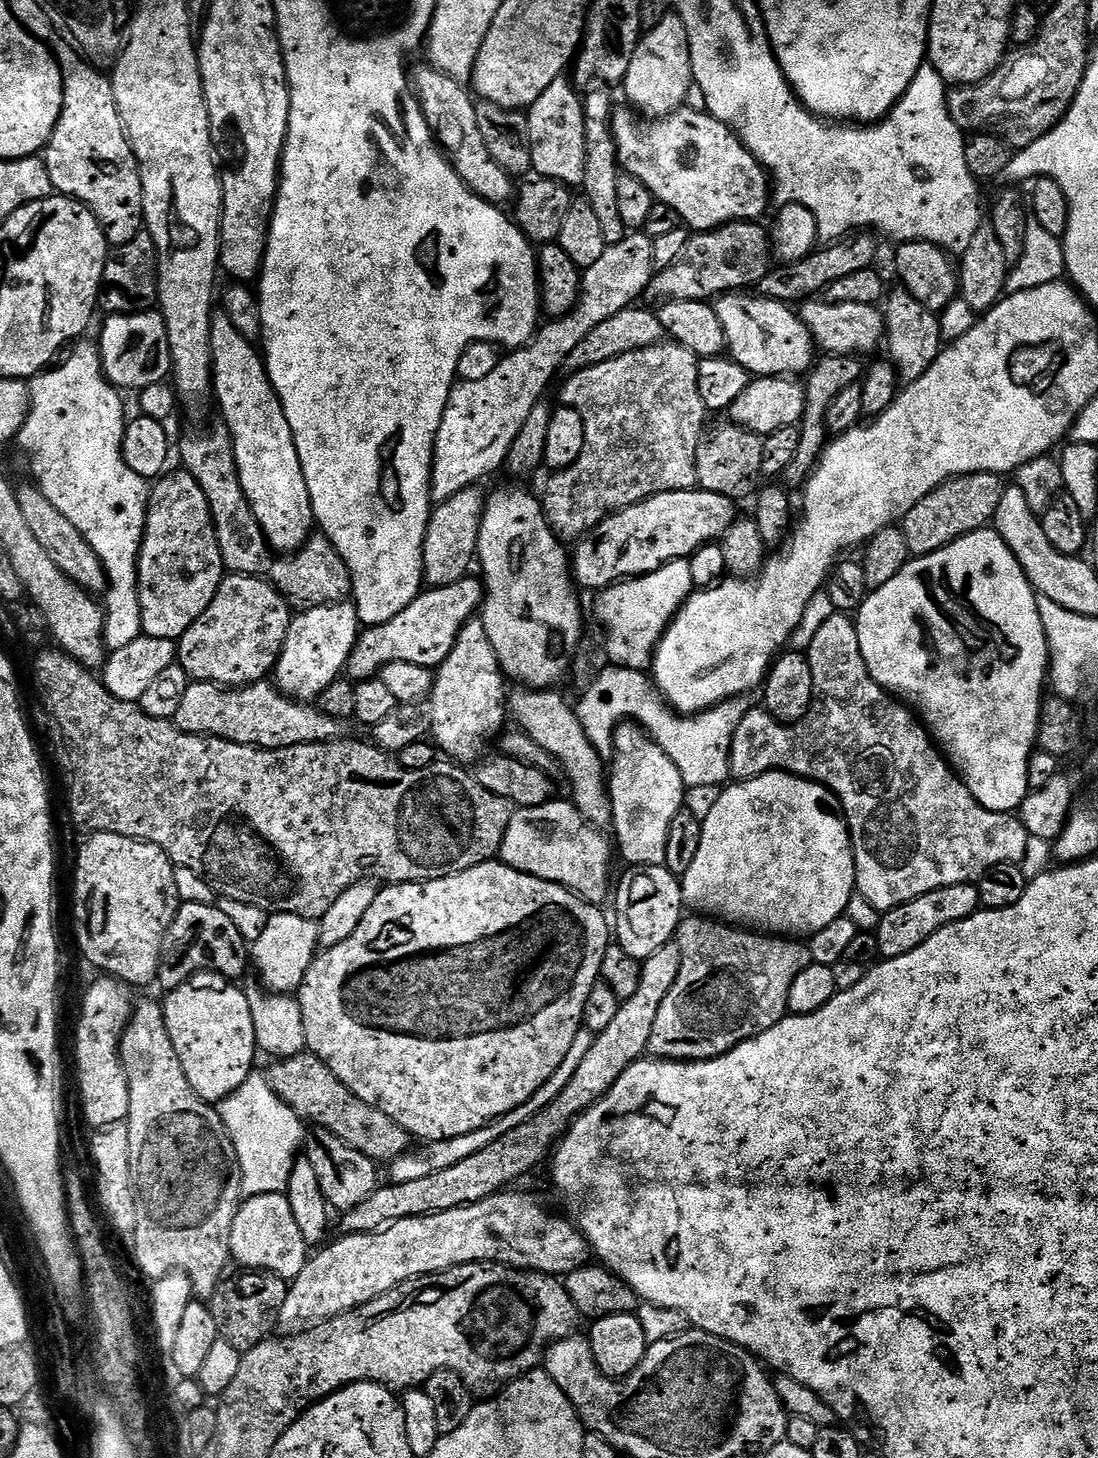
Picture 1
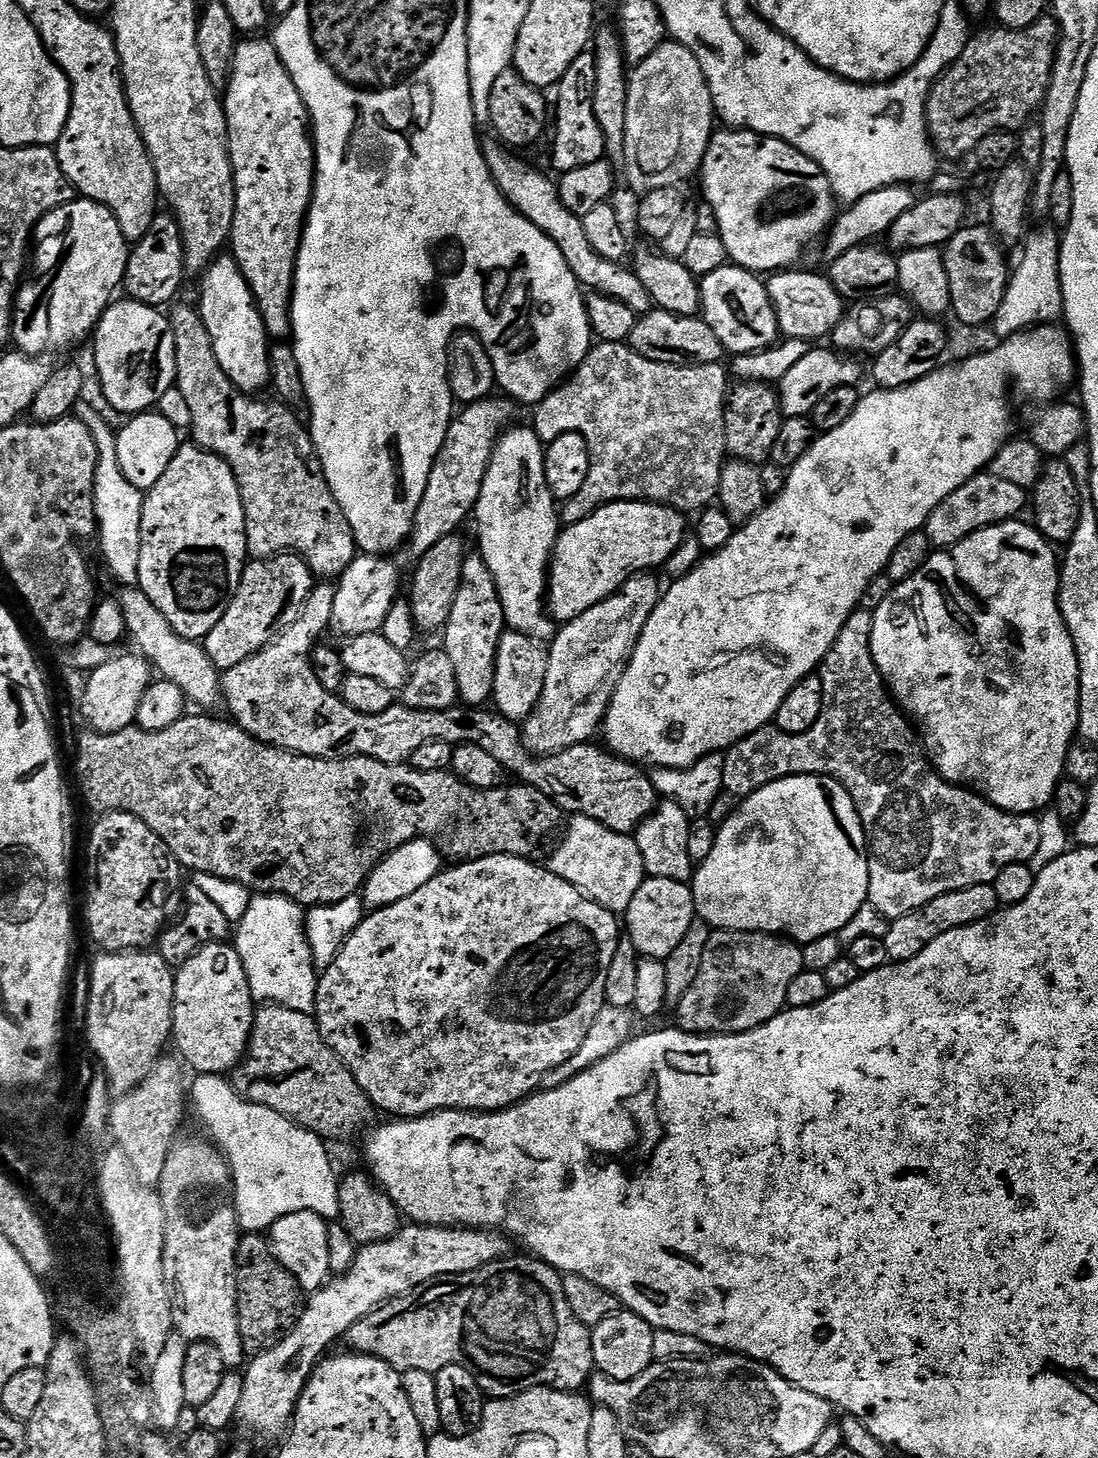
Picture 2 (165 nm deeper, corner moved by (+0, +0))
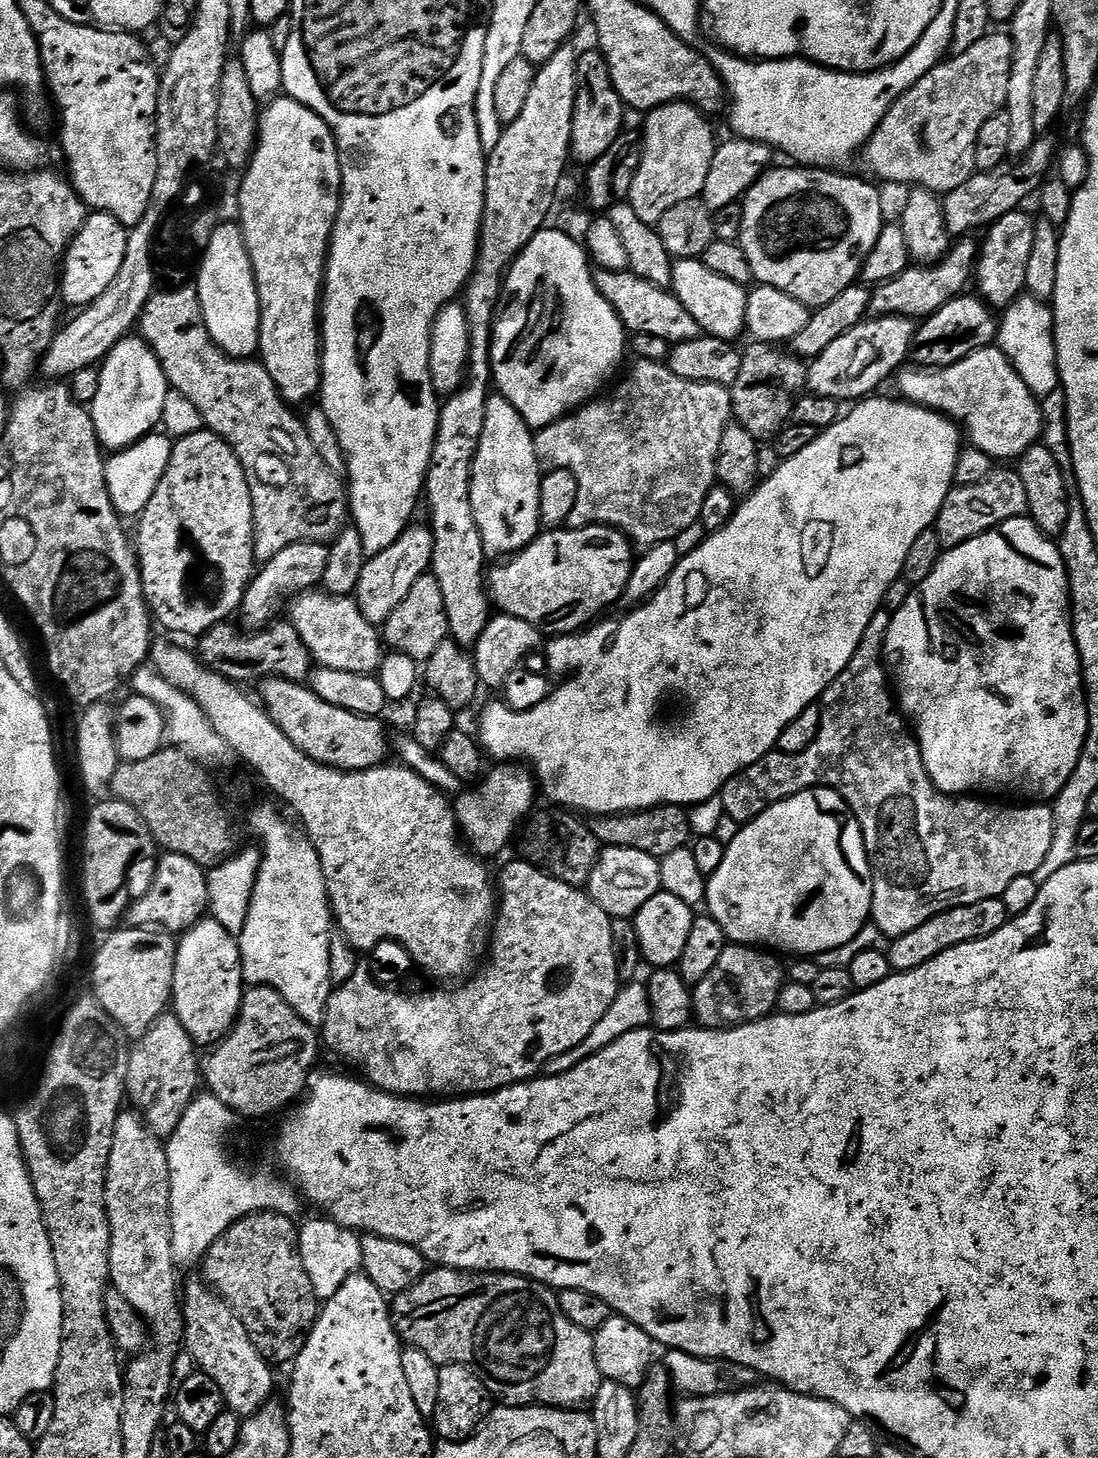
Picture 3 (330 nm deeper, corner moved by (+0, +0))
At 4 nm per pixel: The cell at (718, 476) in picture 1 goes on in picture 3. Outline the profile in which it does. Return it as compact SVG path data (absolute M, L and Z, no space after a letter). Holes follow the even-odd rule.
M755 342L743 349L742 370L734 385L734 416L737 421L745 422L756 433L757 437L765 438L773 432L779 433L793 419L796 402L805 395L808 388L809 365L801 357L777 346L772 342Z

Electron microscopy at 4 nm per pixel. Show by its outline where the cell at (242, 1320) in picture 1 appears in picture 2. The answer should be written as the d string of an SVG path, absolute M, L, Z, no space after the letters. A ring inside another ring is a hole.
M264 1234L241 1235L240 1245L236 1251L236 1281L238 1282L238 1330L242 1334L242 1346L245 1353L261 1356L266 1350L278 1346L284 1340L285 1334L298 1322L300 1313L306 1303L305 1293L300 1283L278 1262L272 1253L269 1237Z

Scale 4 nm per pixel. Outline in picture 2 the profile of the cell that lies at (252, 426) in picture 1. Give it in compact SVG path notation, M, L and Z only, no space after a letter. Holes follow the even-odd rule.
M228 254L217 256L204 269L202 279L198 311L212 343L214 358L218 358L218 366L222 366L226 378L230 378L237 392L263 393L260 391L269 387L272 378L268 365L270 337L264 329L250 286L242 278L236 261Z

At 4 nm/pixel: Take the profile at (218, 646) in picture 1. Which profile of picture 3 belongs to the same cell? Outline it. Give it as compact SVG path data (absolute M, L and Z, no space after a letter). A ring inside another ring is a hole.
M303 540L286 546L286 550L278 550L278 554L274 554L274 558L263 561L262 567L253 575L252 582L248 586L248 593L244 596L242 616L244 612L245 622L243 621L243 623L248 626L267 625L277 619L275 616L283 608L285 611L286 601L289 597L301 590L308 590L319 585L326 574L329 549L327 543L318 540Z

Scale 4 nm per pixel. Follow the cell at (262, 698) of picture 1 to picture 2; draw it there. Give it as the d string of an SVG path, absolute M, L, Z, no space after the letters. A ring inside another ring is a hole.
M317 583L308 595L300 617L289 628L281 628L279 636L262 651L246 658L246 662L238 662L238 666L223 673L222 700L225 705L228 703L227 715L243 732L264 744L272 744L275 748L285 748L288 752L297 752L303 756L317 756L323 760L345 760L351 756L365 756L387 764L409 763L414 750L434 742L453 746L469 744L486 750L486 754L491 754L494 762L504 767L505 773L512 775L513 772L516 778L529 788L542 790L542 794L546 794L558 805L561 813L585 816L615 832L632 834L647 816L656 811L658 793L650 782L648 772L640 769L643 767L639 763L625 760L623 756L613 754L607 747L599 748L596 742L570 746L552 756L538 756L525 748L522 728L517 721L507 720L499 712L484 706L457 706L437 712L393 706L382 714L371 716L358 714L358 710L346 706L346 702L337 693L322 690L322 682L318 682L316 671L312 669L312 652L317 644L321 643L323 636L320 635L331 629L335 593L335 583Z

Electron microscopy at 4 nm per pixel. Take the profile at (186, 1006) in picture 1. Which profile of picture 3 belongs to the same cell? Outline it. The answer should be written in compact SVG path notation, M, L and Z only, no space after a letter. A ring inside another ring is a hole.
M205 918L179 937L176 985L172 991L174 1012L199 1045L215 1045L236 1027L245 991L244 953L233 929L224 926L221 920Z

